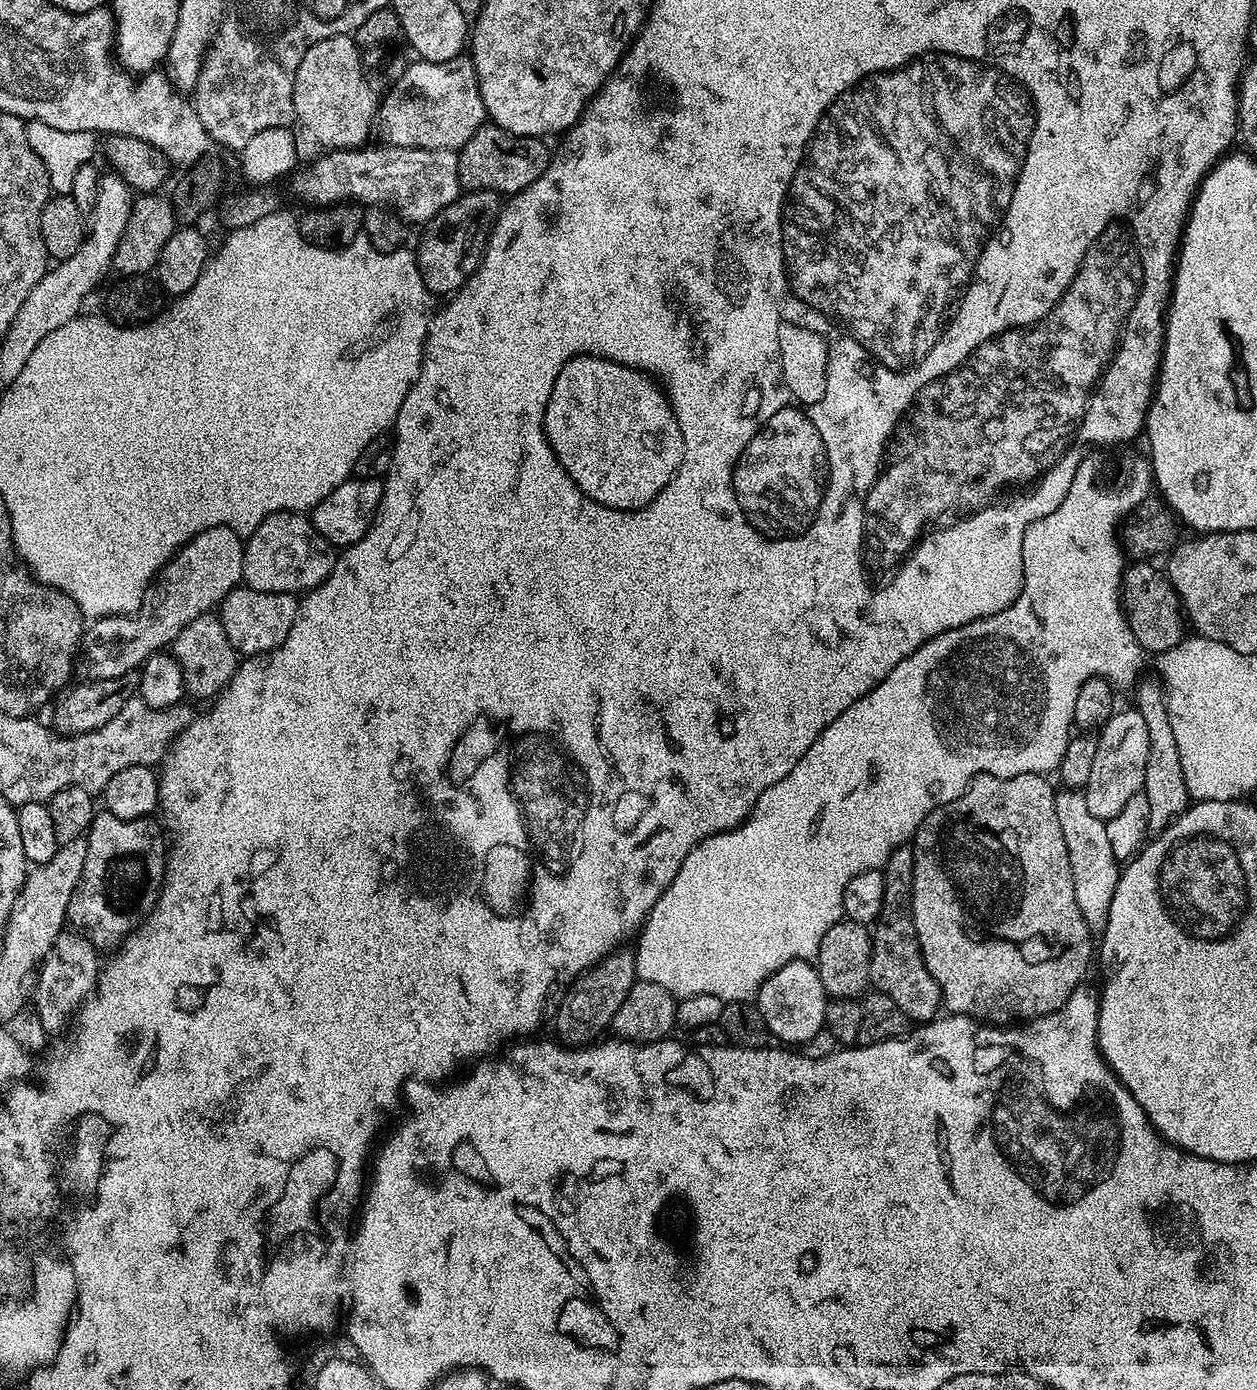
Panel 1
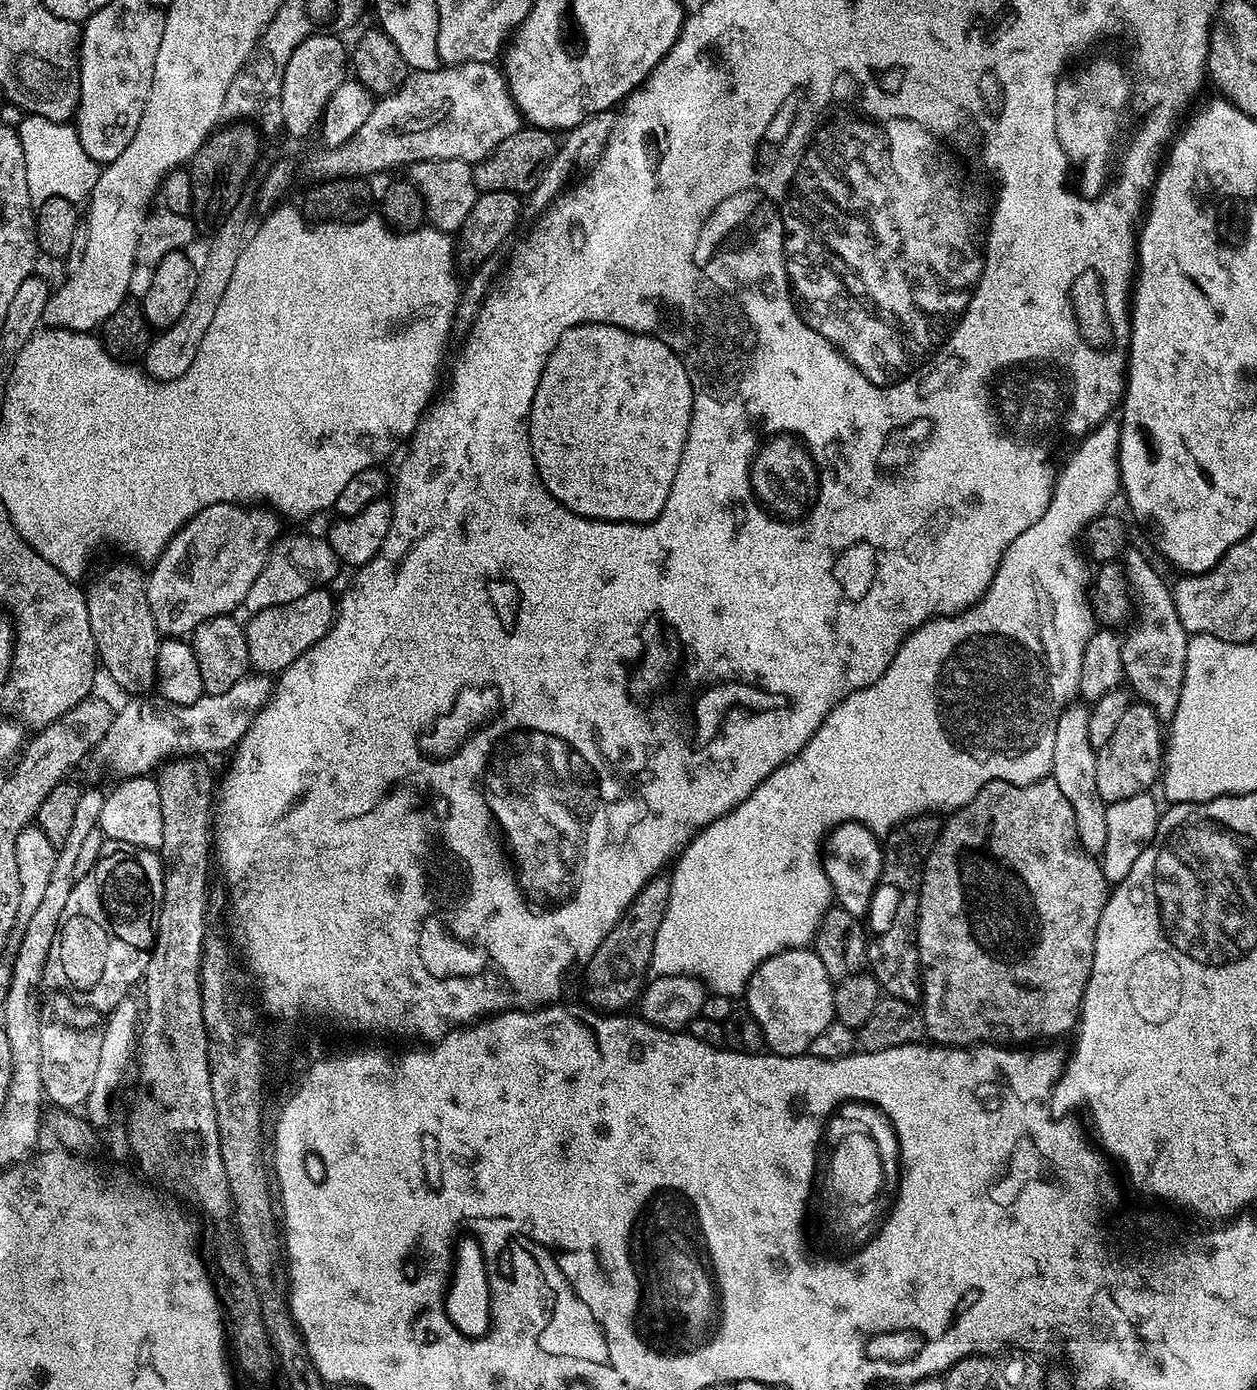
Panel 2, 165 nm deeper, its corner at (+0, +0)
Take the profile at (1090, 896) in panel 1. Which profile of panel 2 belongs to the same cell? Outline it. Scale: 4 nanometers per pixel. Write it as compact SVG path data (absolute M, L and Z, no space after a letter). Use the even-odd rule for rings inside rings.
M1072 702L1055 717L1056 737L1052 740L1051 779L1058 782L1066 802L1074 812L1081 849L1088 854L1103 853L1106 846L1106 805L1096 786L1096 753L1088 738L1089 709L1083 703Z

